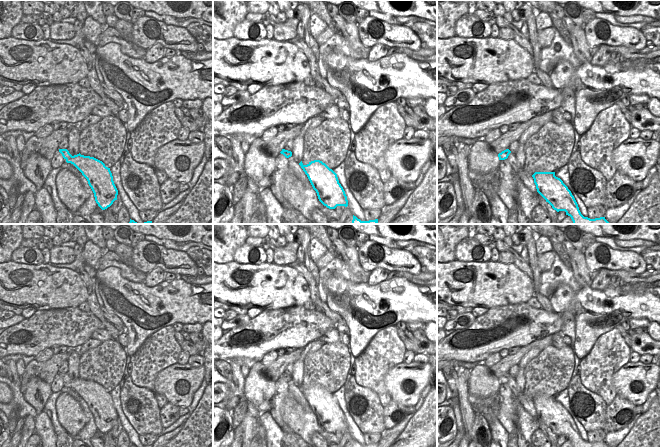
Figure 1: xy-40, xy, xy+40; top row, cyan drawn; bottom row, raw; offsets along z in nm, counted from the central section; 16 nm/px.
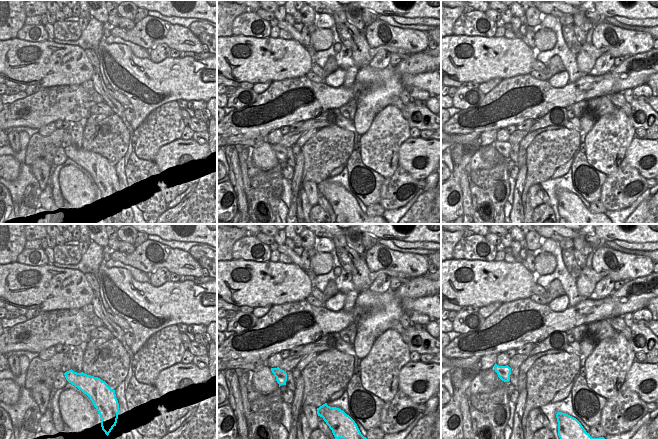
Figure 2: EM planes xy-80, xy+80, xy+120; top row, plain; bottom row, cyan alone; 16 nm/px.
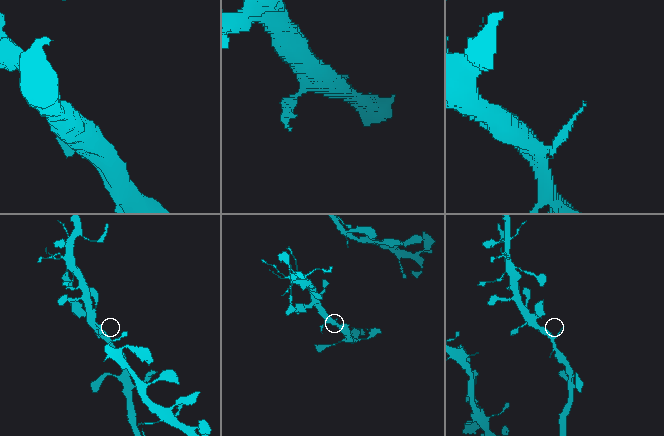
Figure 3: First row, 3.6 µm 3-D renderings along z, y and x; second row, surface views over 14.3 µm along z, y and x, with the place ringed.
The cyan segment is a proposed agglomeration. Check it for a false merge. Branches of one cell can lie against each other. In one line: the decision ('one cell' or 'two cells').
one cell

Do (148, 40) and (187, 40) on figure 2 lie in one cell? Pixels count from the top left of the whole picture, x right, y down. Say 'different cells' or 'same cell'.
same cell

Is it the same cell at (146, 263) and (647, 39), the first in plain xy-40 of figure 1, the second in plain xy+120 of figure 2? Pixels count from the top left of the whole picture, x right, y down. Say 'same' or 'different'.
same

